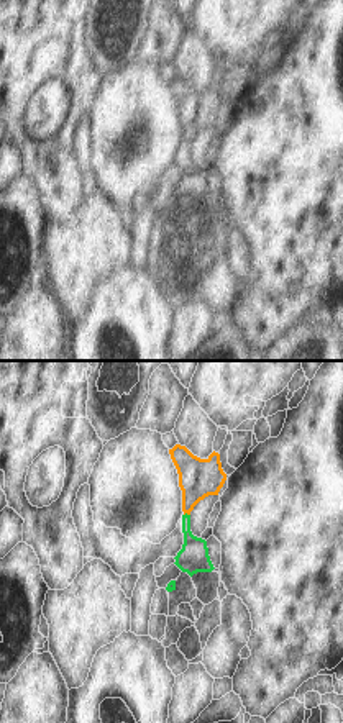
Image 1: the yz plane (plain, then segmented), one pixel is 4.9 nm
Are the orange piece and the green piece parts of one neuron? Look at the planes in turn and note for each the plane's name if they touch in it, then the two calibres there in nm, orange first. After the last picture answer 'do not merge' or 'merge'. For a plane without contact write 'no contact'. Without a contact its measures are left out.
meets orange in yz; 190 nm thick on the orange side, 150 nm on the other

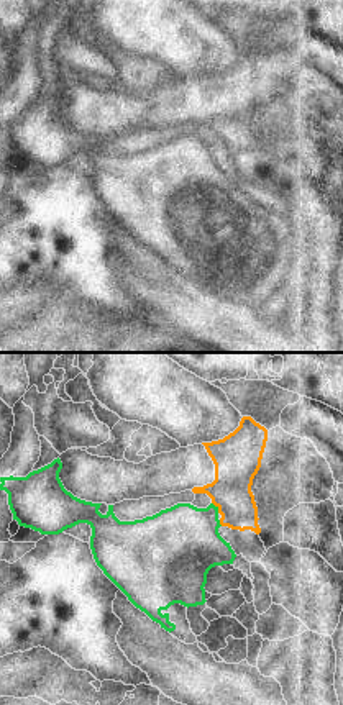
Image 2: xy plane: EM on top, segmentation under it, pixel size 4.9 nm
meets orange in xy; 220 nm thick on the orange side, 360 nm on the other

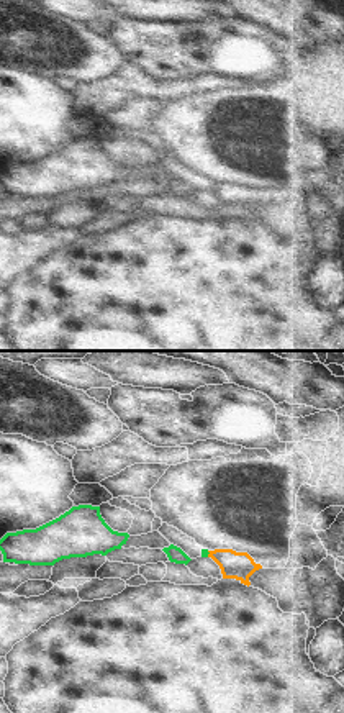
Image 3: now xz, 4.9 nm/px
meets orange in xz; 140 nm thick on the orange side, 40 nm on the other

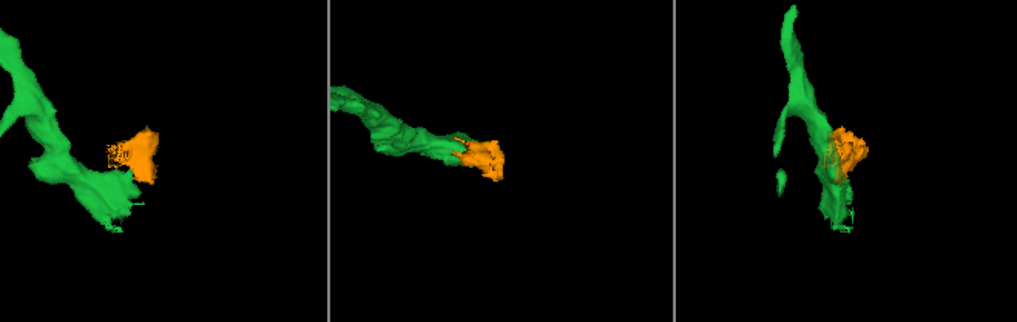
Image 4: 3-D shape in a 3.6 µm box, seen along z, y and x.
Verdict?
do not merge

